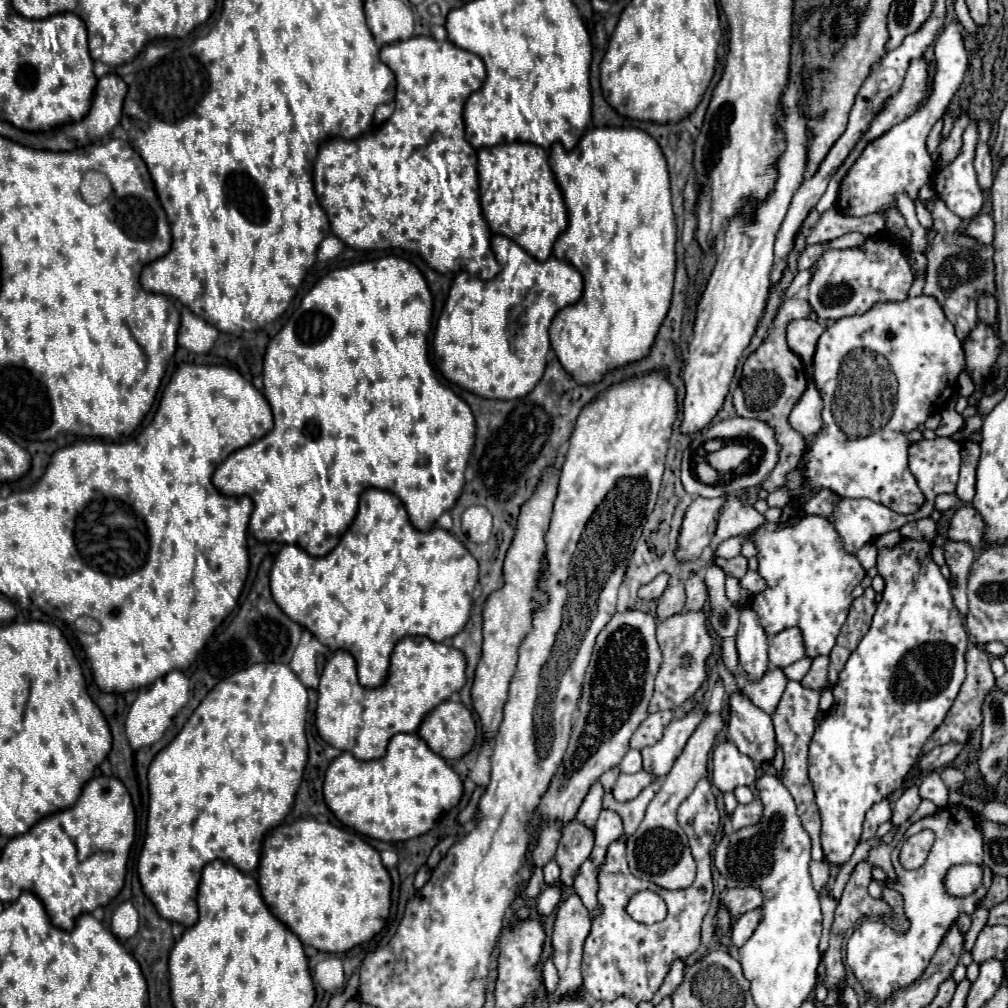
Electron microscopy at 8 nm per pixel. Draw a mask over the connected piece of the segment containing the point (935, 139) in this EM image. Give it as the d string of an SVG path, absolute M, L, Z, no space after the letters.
M942 119L934 123L934 127L932 127L930 135L928 135L928 153L934 153L936 147L940 145L940 141L942 141Z

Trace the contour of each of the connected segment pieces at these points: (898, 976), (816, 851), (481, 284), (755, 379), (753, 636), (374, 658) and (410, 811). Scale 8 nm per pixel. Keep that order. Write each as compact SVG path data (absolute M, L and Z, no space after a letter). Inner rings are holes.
M946 805L936 815L924 817L918 823L910 825L908 831L904 833L902 841L892 851L892 863L894 863L898 881L896 883L886 881L886 883L888 883L888 887L900 891L904 897L904 915L908 919L908 929L906 931L892 931L892 927L888 923L884 923L882 919L864 919L846 943L846 953L848 953L846 963L850 965L850 969L854 971L858 981L862 983L862 987L866 991L870 991L878 1001L884 1001L892 991L910 985L912 981L916 981L922 975L922 971L930 963L932 955L936 953L942 937L946 935L948 927L956 921L956 917L960 913L972 913L974 911L974 907L986 895L990 881L992 881L992 871L982 861L980 827L968 809L954 807L954 805ZM924 829L930 829L936 835L936 841L932 845L932 851L930 851L926 863L920 869L908 871L898 861L900 845L914 833L924 831ZM968 863L982 867L982 873L984 873L982 885L966 897L950 895L946 885L944 885L946 873L954 865L968 865Z
M788 681L786 691L782 695L782 703L778 703L772 721L774 721L774 729L776 729L776 741L782 747L784 753L784 787L792 793L794 801L796 801L796 809L798 809L798 817L804 825L804 831L810 835L812 839L812 857L814 859L822 859L822 847L820 847L820 815L818 815L818 807L814 803L814 791L808 779L808 745L812 741L812 733L816 731L816 713L818 713L818 699L820 693L810 691L810 689L802 689L802 685L798 681Z
M504 235L492 237L492 251L502 267L492 281L474 279L466 271L454 279L434 333L434 363L450 383L474 395L516 399L540 381L550 349L550 321L560 309L580 301L584 283L570 263L556 257L540 263Z
M784 299L782 307L776 315L776 327L770 331L770 335L764 339L764 343L746 359L740 385L734 391L734 409L738 415L768 421L776 429L776 437L778 437L778 443L782 449L780 449L778 465L774 467L770 477L762 483L762 487L768 491L774 491L784 485L788 473L792 473L792 469L796 469L796 465L804 453L804 437L800 433L796 433L796 429L792 429L788 415L806 389L806 371L804 371L804 363L800 361L800 357L796 357L796 353L792 353L792 349L788 347L786 327L796 319L810 319L810 315L812 315L812 307L808 305L806 299Z
M744 607L740 611L736 647L742 669L748 673L748 677L752 677L752 681L760 681L760 677L764 677L764 673L770 671L768 637L756 619L756 613L750 607Z
M366 489L360 497L360 509L358 509L358 515L354 519L354 525L344 533L344 537L340 539L340 543L334 547L334 551L330 551L326 557L318 557L318 559L312 559L308 557L300 547L296 545L286 545L282 547L282 551L278 553L276 561L274 561L274 567L270 571L270 591L272 591L272 597L276 601L276 605L292 619L296 621L298 625L302 625L304 629L308 629L312 635L316 635L316 639L320 643L326 643L330 651L348 651L354 659L356 659L356 665L358 665L358 679L360 679L360 685L364 685L366 689L378 689L380 685L384 685L386 677L388 677L388 671L390 671L390 655L392 655L392 649L396 647L396 643L402 639L402 637L408 637L408 635L426 635L430 637L432 641L446 641L454 635L458 635L468 617L470 617L470 609L472 609L472 601L470 601L470 593L474 591L478 583L478 563L476 559L468 553L468 549L458 541L454 539L448 531L440 529L440 527L434 527L432 531L428 533L422 533L418 529L414 529L408 521L408 513L402 505L402 501L392 495L390 491L382 491L382 489Z
M418 733L394 735L388 745L388 755L376 761L360 761L352 753L342 753L330 763L324 779L324 799L330 811L346 827L358 831L360 835L388 843L400 843L428 833L442 813L454 809L460 803L462 791L464 785L460 775L440 755L430 751Z

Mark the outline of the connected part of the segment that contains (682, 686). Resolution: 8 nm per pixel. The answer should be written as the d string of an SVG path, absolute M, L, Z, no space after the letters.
M704 609L696 613L682 611L666 621L662 621L656 629L656 639L662 651L660 671L654 683L654 695L648 705L648 713L656 711L672 711L680 707L688 697L692 697L706 679L706 659L714 651L714 637L708 629L708 615Z

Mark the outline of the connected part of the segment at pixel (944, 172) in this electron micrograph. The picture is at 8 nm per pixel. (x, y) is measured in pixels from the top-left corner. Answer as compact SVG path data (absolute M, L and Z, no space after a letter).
M970 121L964 129L964 145L956 161L952 161L946 169L936 169L932 175L938 197L962 219L972 219L978 215L984 201L982 189L976 181L976 171L972 167L976 143L978 121Z

